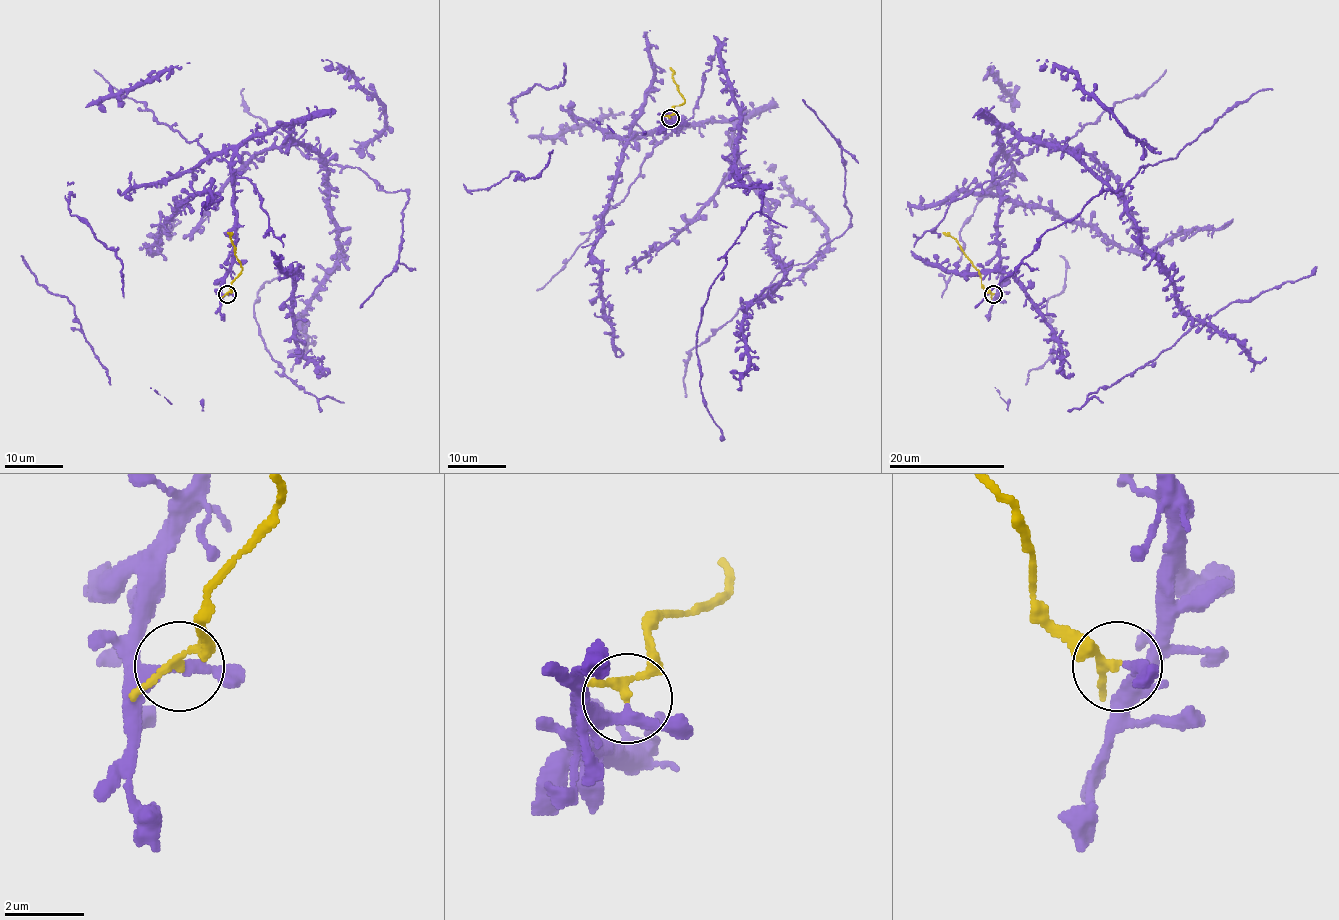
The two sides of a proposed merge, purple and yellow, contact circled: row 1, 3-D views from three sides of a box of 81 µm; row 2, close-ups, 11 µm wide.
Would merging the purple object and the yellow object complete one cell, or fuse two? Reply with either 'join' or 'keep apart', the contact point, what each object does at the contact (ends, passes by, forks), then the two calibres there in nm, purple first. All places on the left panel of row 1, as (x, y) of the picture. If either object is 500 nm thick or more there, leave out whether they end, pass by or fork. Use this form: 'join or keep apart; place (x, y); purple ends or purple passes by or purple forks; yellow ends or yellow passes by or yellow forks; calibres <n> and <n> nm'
keep apart; place (227, 294); purple passes by; yellow passes by; calibres 260 and 170 nm

